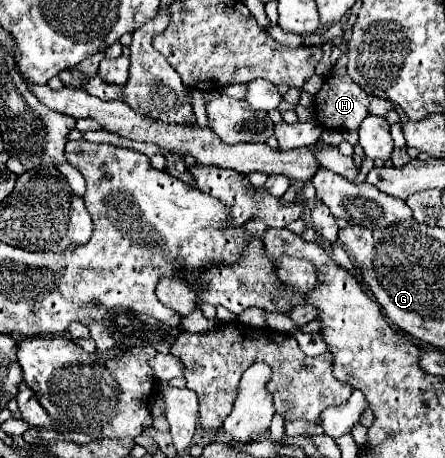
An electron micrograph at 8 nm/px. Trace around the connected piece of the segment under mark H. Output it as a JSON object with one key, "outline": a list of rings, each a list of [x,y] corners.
{"outline":[[[343,53],[337,63],[333,65],[331,75],[325,79],[321,91],[315,95],[315,111],[317,111],[317,121],[327,127],[327,129],[359,129],[361,121],[367,115],[377,115],[377,117],[385,117],[385,113],[393,109],[393,103],[389,103],[387,99],[379,99],[375,95],[365,93],[349,75],[347,75],[347,53]]]}

